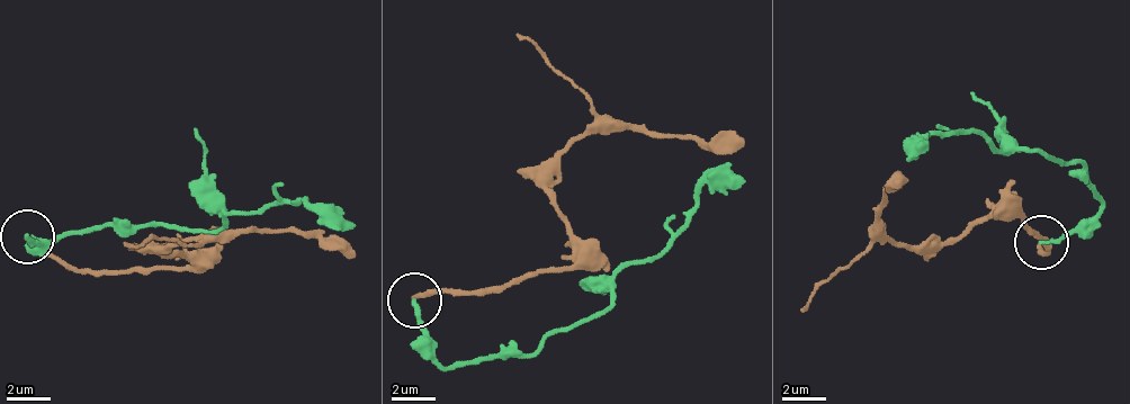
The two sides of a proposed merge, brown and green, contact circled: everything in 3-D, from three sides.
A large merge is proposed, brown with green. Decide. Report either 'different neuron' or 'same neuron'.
different neuron

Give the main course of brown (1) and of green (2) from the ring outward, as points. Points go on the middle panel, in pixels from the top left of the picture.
1: (415, 301), (561, 271), (571, 242), (554, 198), (554, 167), (591, 134), (689, 134), (742, 144)
2: (415, 301), (421, 337), (444, 366), (531, 356), (553, 331), (611, 301), (611, 281), (676, 233), (733, 162)

